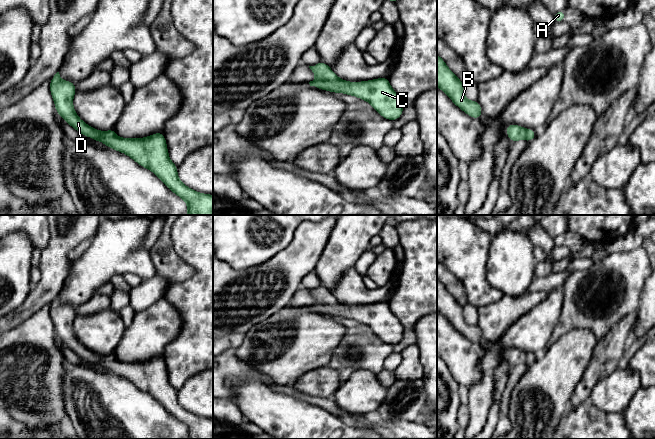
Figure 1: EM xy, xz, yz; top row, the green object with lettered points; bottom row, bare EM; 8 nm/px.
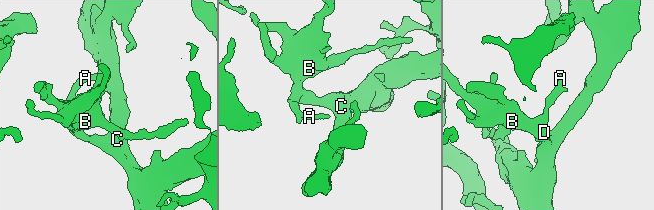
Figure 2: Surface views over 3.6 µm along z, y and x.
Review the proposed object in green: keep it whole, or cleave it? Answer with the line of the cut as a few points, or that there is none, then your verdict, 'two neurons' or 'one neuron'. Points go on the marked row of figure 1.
cut none; one neuron

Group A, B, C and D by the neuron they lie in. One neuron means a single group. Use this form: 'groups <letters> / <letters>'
groups A B C D

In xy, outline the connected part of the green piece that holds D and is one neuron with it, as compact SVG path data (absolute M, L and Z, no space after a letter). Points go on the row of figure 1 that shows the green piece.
M57 72L50 80L50 92L55 103L55 109L64 121L71 125L80 134L91 137L94 141L101 141L107 147L122 152L132 158L140 166L152 171L173 193L187 203L187 215L213 215L213 195L199 193L184 185L179 177L176 166L169 158L167 143L162 132L144 138L121 138L115 133L114 128L108 131L99 131L82 121L74 110L73 97L76 93L75 84L63 81Z

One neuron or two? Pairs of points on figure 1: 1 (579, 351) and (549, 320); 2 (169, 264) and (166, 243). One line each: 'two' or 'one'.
1: two
2: one

